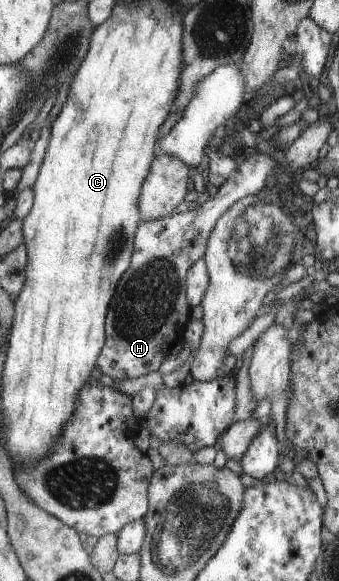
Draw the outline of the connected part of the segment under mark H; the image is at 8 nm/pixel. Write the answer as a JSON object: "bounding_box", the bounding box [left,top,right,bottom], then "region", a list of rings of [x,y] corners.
{"bounding_box":[96,151,277,380],"region":[[[255,151],[217,187],[214,196],[185,212],[143,221],[138,226],[127,274],[119,282],[106,314],[106,344],[96,362],[97,368],[112,380],[125,380],[149,374],[159,368],[169,348],[185,332],[191,307],[186,301],[186,273],[205,253],[206,242],[218,218],[240,198],[255,194],[269,181],[277,163],[267,152]]]}

